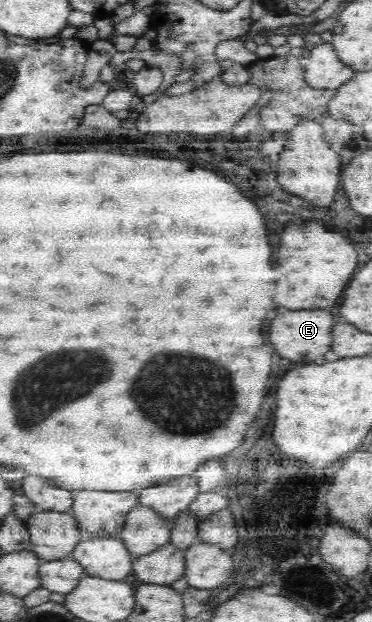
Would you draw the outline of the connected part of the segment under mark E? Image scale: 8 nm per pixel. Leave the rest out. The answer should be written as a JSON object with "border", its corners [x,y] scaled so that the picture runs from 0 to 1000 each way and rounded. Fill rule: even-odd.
{"border":[[[849,495],[849,498],[758,498],[747,508],[720,521],[720,550],[742,559],[753,572],[769,572],[790,582],[833,585],[839,579],[871,572],[887,563],[887,531],[892,531],[892,505],[882,498]]]}

